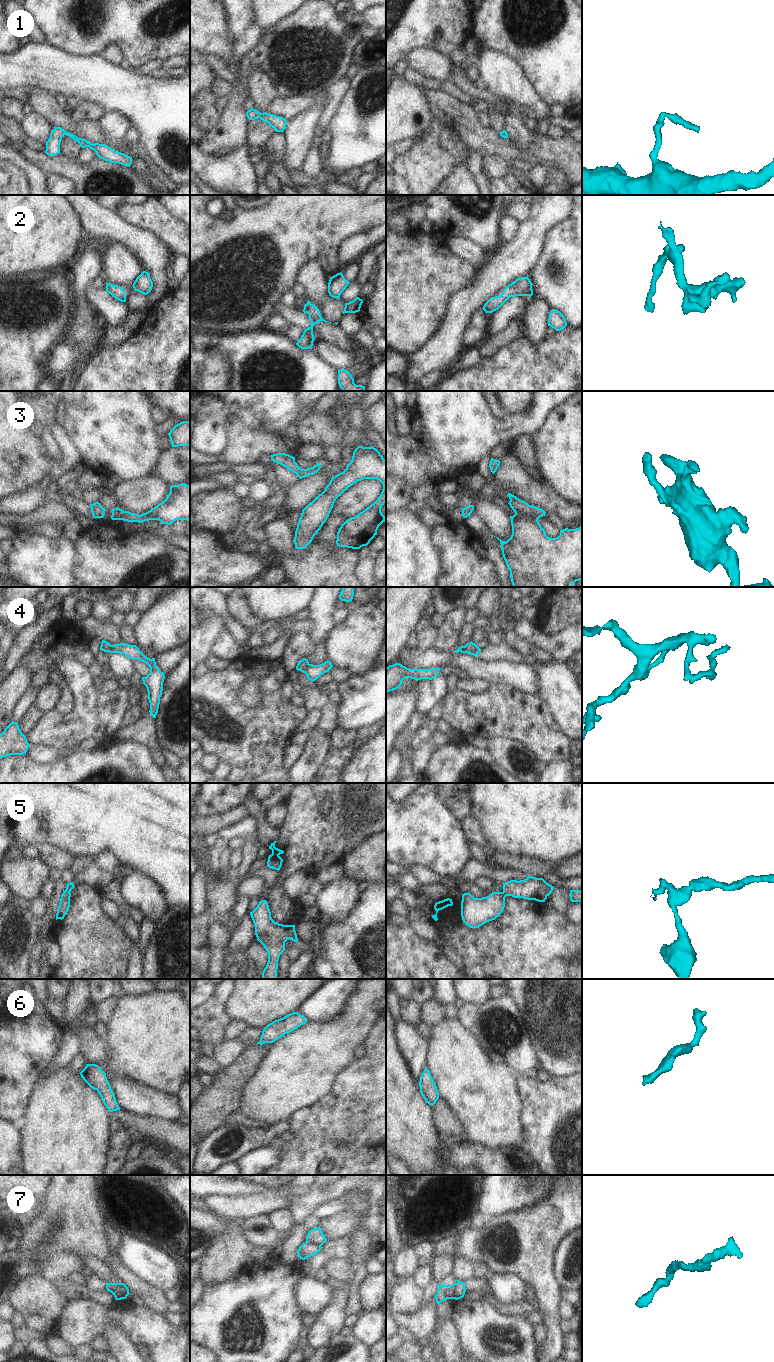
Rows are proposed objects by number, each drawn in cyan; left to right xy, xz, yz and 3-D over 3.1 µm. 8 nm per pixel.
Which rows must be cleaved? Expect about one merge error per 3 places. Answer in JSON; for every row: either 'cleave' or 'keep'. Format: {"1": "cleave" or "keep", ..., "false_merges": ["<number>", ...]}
{"1": "keep", "2": "keep", "3": "keep", "4": "cleave", "5": "keep", "6": "keep", "7": "cleave", "false_merges": ["4", "7"]}

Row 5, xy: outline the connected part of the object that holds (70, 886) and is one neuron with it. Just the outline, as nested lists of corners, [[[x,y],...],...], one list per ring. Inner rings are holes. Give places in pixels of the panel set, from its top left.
[[[73,882],[66,884],[66,889],[61,895],[60,903],[56,913],[56,920],[57,919],[64,919],[65,915],[67,914],[69,907],[70,907],[70,897],[71,897],[71,890],[75,887]]]

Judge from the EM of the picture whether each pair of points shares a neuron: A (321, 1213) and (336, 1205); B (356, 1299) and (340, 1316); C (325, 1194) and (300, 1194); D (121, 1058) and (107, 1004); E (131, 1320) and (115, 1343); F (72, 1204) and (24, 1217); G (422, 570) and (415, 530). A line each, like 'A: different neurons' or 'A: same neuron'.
A: same neuron
B: different neurons
C: same neuron
D: different neurons
E: different neurons
F: different neurons
G: same neuron

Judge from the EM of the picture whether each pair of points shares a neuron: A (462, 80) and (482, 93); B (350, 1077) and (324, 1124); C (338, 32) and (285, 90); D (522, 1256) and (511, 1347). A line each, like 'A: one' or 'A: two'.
A: one
B: one
C: one
D: two

